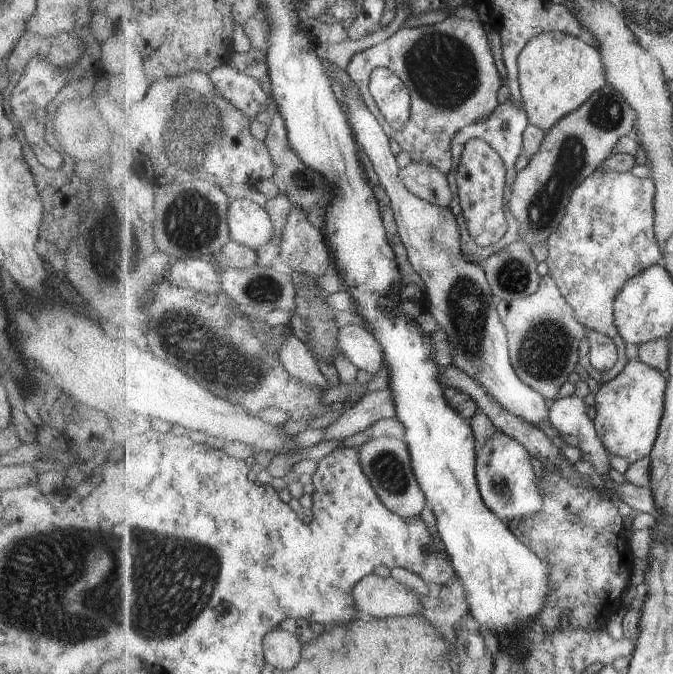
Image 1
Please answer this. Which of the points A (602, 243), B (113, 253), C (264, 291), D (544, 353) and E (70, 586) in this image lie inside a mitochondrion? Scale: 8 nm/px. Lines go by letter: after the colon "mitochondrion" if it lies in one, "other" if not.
A: mitochondrion
B: mitochondrion
C: mitochondrion
D: mitochondrion
E: mitochondrion

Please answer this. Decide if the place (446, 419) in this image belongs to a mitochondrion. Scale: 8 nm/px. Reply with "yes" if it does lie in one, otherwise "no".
no

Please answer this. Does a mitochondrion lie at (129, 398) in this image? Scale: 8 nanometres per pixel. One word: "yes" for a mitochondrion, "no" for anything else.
no

